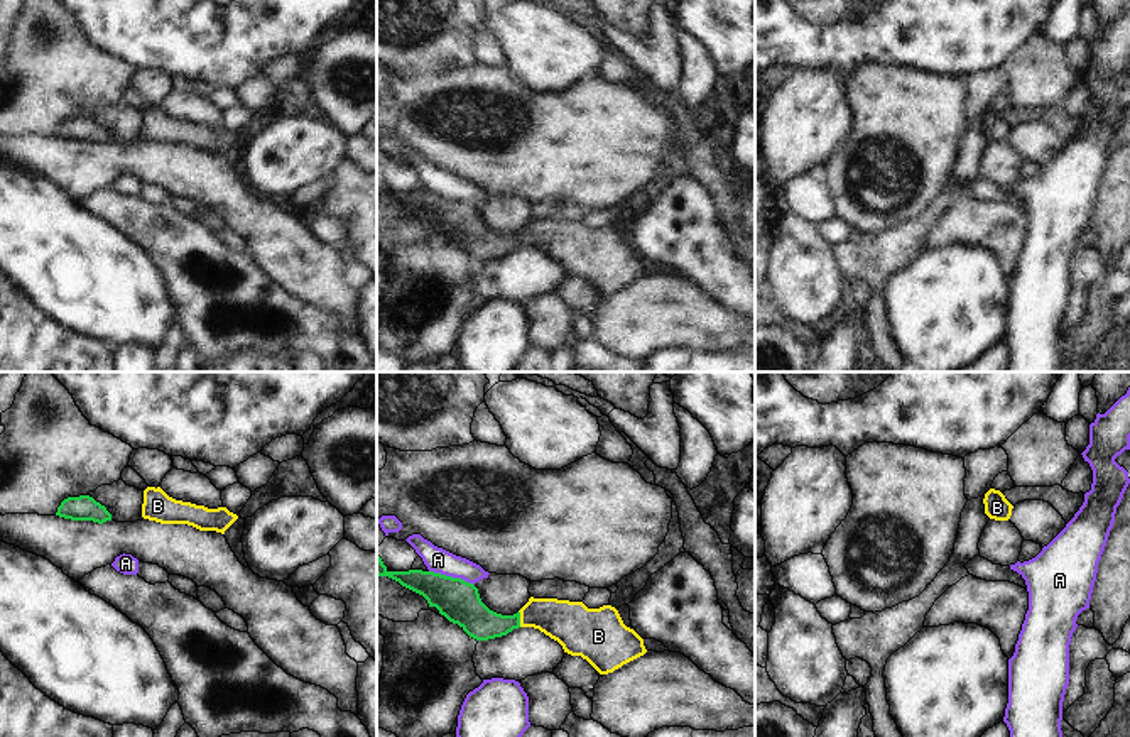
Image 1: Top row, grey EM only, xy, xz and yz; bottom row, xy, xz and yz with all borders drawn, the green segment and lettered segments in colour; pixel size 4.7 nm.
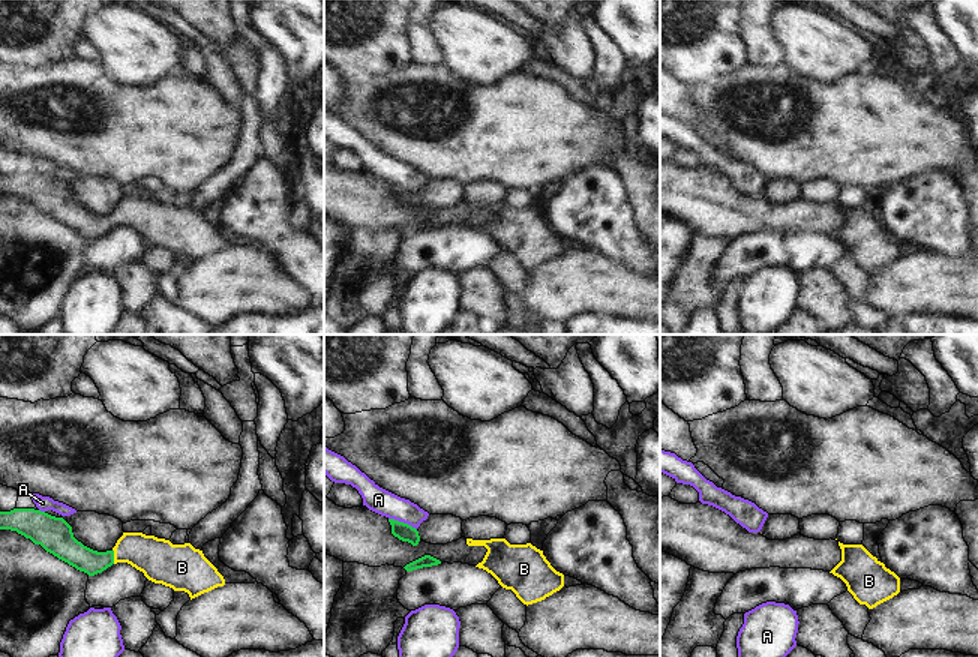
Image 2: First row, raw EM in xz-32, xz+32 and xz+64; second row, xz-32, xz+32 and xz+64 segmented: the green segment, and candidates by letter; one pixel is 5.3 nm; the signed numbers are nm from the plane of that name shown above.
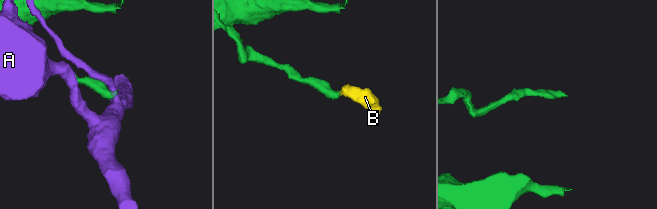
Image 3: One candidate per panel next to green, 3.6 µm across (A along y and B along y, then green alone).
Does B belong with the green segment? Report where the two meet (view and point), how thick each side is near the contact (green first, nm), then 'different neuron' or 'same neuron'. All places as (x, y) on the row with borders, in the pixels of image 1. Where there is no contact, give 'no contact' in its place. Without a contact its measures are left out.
meets green in xz at (519, 619); 160 nm thick on the green side, 220 nm on the other; same neuron

